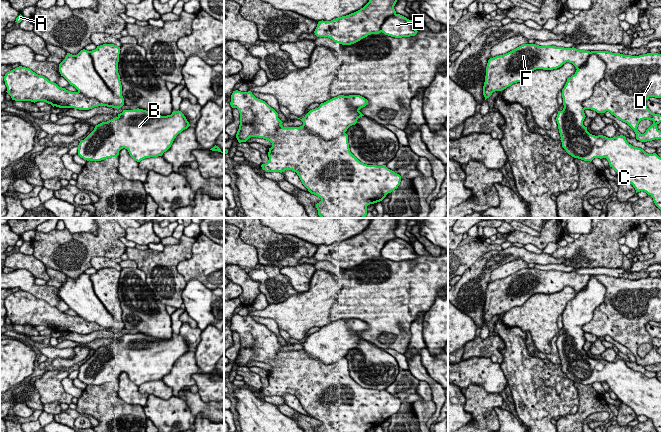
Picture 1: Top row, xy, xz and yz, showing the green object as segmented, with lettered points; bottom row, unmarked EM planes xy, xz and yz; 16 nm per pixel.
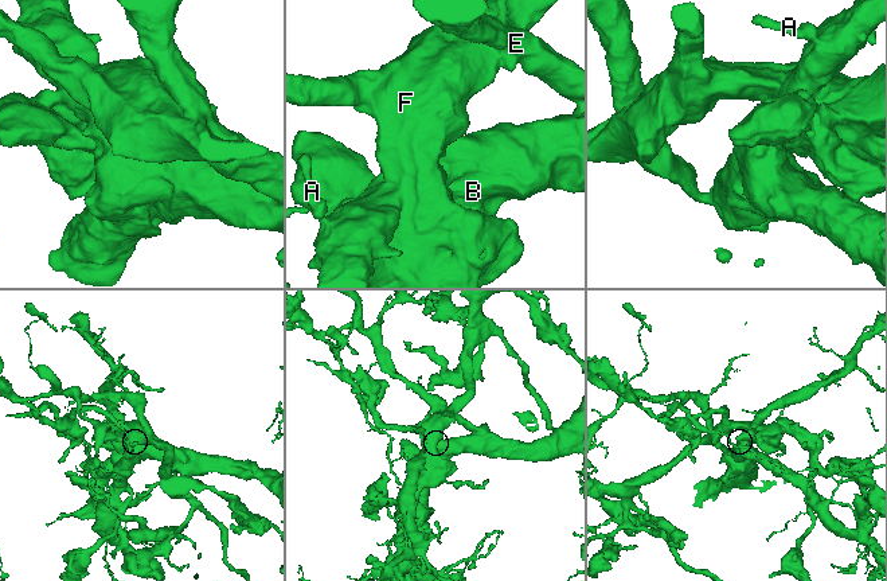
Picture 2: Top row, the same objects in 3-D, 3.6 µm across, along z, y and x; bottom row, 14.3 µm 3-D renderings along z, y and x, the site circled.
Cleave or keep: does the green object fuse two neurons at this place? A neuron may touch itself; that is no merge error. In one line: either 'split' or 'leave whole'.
split

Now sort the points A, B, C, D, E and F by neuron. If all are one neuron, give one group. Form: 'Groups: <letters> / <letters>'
Groups: A B C E / D F

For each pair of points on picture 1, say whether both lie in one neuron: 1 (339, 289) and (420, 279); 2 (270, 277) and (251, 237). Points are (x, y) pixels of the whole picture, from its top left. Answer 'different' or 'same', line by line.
1: same
2: different

